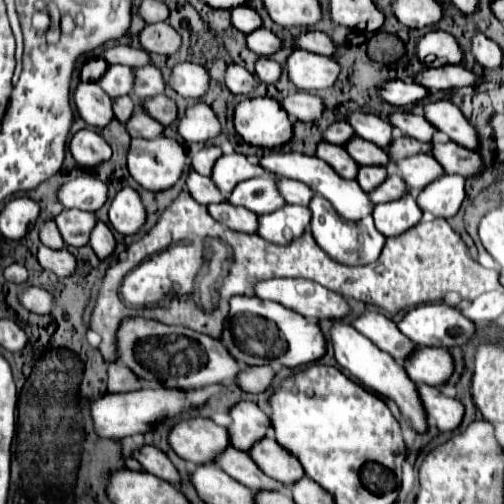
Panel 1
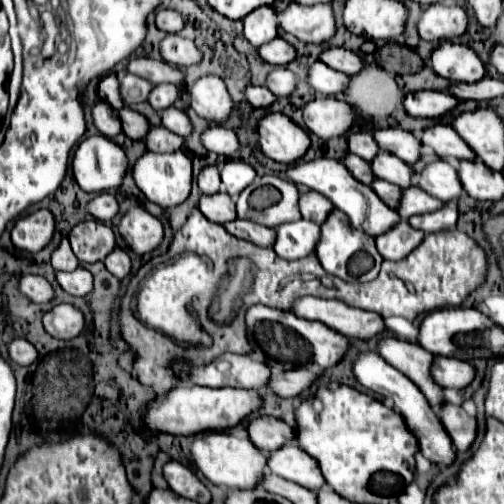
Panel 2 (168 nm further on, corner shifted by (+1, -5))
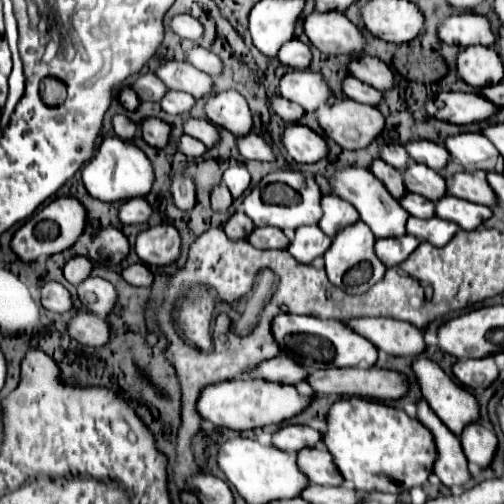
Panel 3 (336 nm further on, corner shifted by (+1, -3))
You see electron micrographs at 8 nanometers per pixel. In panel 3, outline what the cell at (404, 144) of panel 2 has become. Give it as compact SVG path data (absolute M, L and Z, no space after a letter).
M414 140L414 142L404 144L404 148L414 162L426 164L432 170L440 170L450 160L446 148L430 142L430 140Z

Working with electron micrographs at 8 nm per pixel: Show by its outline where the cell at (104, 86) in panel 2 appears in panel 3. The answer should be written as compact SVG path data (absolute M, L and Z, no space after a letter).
M124 88L122 92L120 92L120 96L118 96L118 100L120 100L120 104L126 108L126 110L136 110L136 106L140 104L140 100L138 100L138 96L132 92L132 88Z

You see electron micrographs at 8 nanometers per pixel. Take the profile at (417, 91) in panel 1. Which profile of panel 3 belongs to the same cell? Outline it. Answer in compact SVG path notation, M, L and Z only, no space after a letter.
M440 92L434 100L426 102L424 110L428 116L450 124L472 124L488 120L496 112L496 106L480 94Z

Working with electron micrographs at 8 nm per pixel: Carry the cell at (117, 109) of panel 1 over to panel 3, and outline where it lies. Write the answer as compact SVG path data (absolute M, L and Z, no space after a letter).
M146 118L138 124L138 132L146 144L150 144L154 148L162 148L168 144L170 126L158 118Z

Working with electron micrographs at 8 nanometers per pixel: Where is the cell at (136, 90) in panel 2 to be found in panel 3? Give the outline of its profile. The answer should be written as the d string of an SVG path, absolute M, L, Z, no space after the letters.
M146 72L146 74L140 74L140 76L134 80L132 90L138 94L138 98L140 98L140 100L160 102L168 88L162 84L162 80L158 80L158 76L156 76L156 74Z

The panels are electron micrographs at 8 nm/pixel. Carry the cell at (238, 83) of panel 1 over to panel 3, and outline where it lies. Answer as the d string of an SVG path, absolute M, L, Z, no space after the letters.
M272 96L268 98L268 106L274 114L278 114L284 122L298 122L298 118L304 114L302 108L298 108L298 104L282 98L282 96Z

